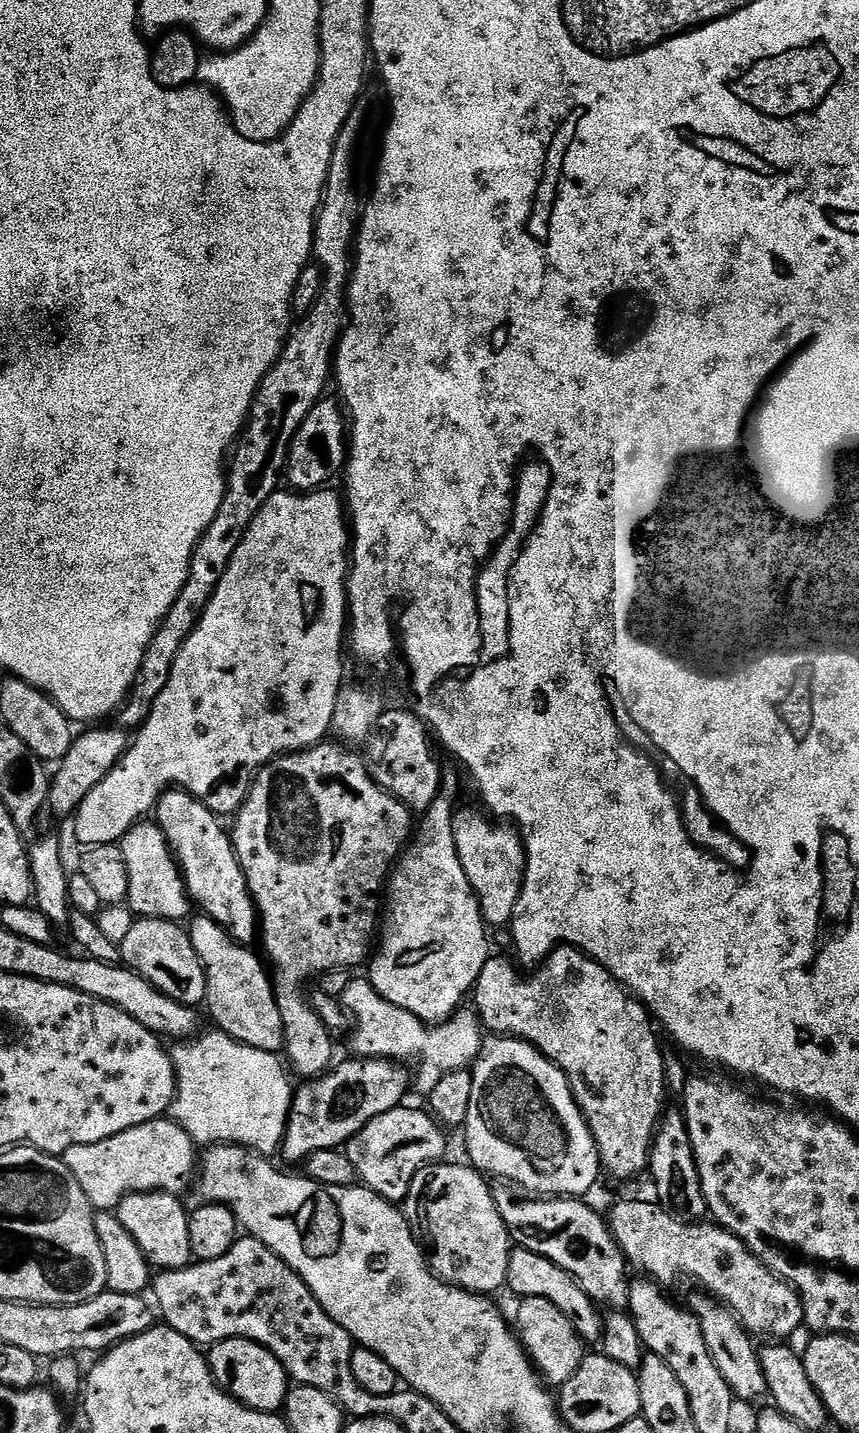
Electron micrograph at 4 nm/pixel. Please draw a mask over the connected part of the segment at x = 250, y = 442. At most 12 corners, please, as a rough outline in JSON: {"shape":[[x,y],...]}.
{"shape":[[357,103],[316,220],[320,296],[262,378],[228,489],[160,623],[119,727],[139,729],[288,448],[325,395],[358,231]]}

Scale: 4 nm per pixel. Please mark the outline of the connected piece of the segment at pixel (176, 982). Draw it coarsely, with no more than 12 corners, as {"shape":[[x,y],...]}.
{"shape":[[137,919],[120,958],[162,994],[205,1003],[208,983],[187,931]]}

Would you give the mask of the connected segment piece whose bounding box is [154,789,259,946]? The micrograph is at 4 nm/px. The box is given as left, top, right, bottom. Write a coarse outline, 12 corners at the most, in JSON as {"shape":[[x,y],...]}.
{"shape":[[184,789],[154,818],[189,897],[245,946],[259,913],[221,819]]}

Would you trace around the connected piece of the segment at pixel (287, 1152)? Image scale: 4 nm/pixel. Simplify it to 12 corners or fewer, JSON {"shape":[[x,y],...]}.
{"shape":[[351,1058],[295,1089],[282,1156],[347,1145],[401,1107],[403,1063]]}

